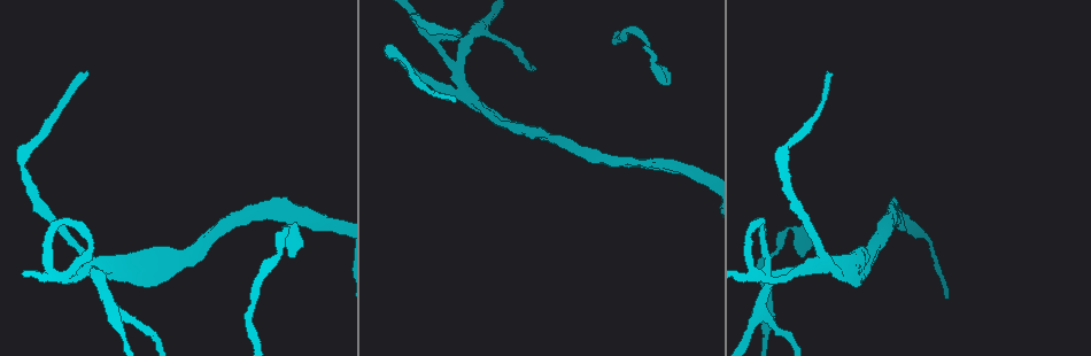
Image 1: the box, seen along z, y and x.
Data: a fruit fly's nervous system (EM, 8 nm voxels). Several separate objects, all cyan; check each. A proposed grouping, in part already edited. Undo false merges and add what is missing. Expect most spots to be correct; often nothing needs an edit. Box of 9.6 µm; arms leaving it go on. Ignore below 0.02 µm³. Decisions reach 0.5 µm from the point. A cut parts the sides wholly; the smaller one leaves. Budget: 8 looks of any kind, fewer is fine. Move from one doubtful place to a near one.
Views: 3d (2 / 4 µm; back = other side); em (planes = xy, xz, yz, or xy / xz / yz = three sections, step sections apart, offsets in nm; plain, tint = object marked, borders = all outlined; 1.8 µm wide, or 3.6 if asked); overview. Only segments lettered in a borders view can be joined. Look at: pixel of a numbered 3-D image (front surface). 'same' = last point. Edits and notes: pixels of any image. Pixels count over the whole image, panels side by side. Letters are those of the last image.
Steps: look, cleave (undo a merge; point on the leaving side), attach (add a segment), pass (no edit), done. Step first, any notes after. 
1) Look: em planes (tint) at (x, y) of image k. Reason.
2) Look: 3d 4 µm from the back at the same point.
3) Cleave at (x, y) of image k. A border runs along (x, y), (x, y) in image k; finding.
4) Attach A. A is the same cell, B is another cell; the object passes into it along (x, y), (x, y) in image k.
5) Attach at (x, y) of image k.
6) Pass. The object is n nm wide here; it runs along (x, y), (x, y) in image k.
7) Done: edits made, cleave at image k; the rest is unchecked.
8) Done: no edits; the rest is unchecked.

Look: em planes (borders) at (858, 259) of image 1. Arms part here.

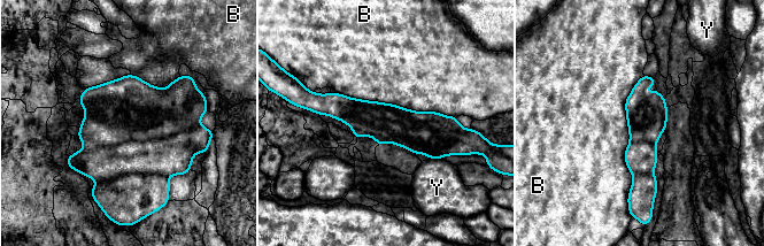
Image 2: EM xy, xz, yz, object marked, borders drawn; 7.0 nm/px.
Pass. The longest contact is with B, 900 nm; B and Y are other cells; it runs along (318, 107), (455, 125) in image 2; one neuron here.

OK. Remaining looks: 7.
Look: em planes (tint) at (87, 73) of image 1. An open end.

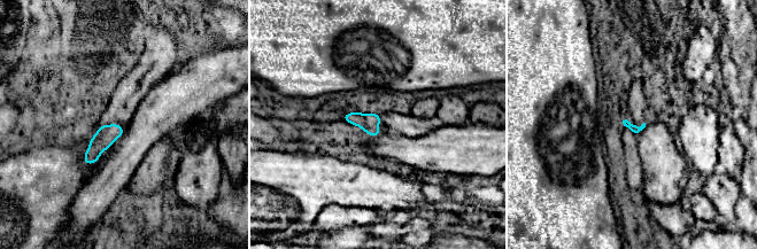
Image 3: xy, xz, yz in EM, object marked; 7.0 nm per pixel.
Look: em planes (borders) at the same point.

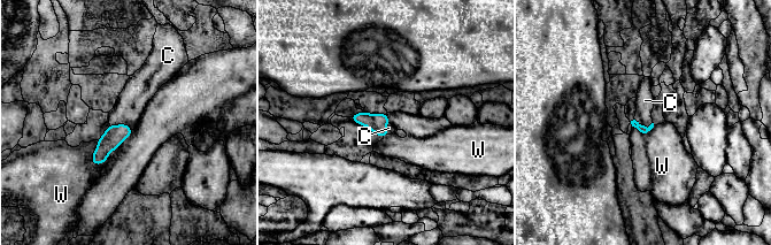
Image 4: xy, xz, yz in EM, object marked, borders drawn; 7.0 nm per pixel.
Attach C. C is the same cell, W is another cell; it goes on there.

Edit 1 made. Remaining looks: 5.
Look: overview.

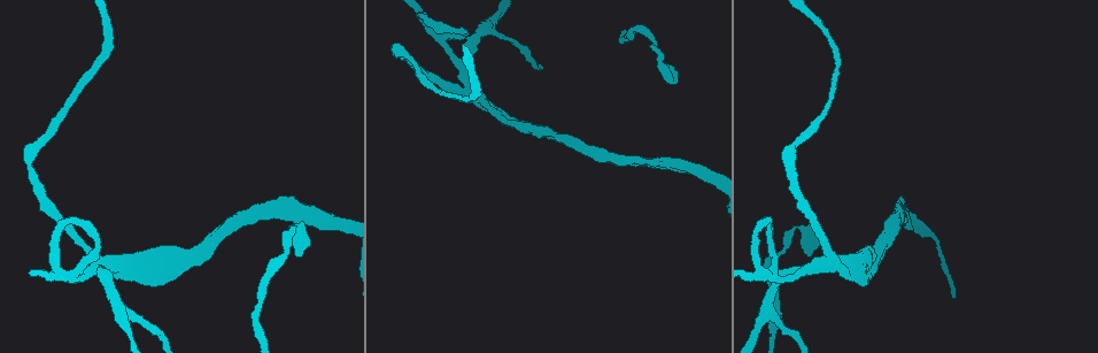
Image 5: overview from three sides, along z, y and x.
Look: em planes (plain) at (98, 270) of image 5. Branch point.

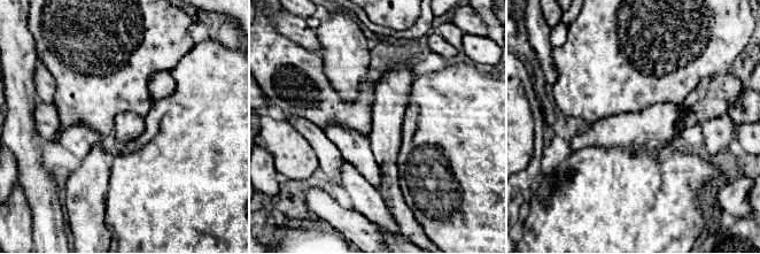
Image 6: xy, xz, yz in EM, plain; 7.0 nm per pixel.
Look: em planes (borders) at the same point.

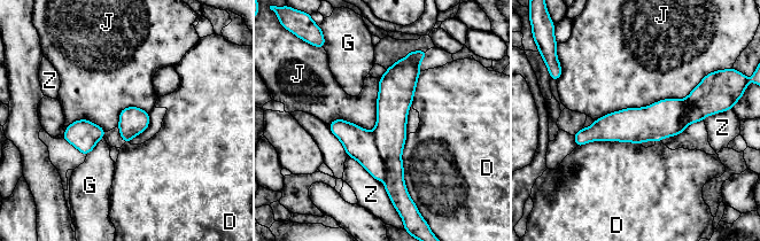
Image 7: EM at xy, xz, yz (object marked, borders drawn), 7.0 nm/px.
Pass. D, G, J and Z are other cells; it runs along (707, 108), (607, 127), (578, 142) in image 7; one neuron here.

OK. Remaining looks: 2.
Done: edits made, attach at image 4; the rest is unchecked.

